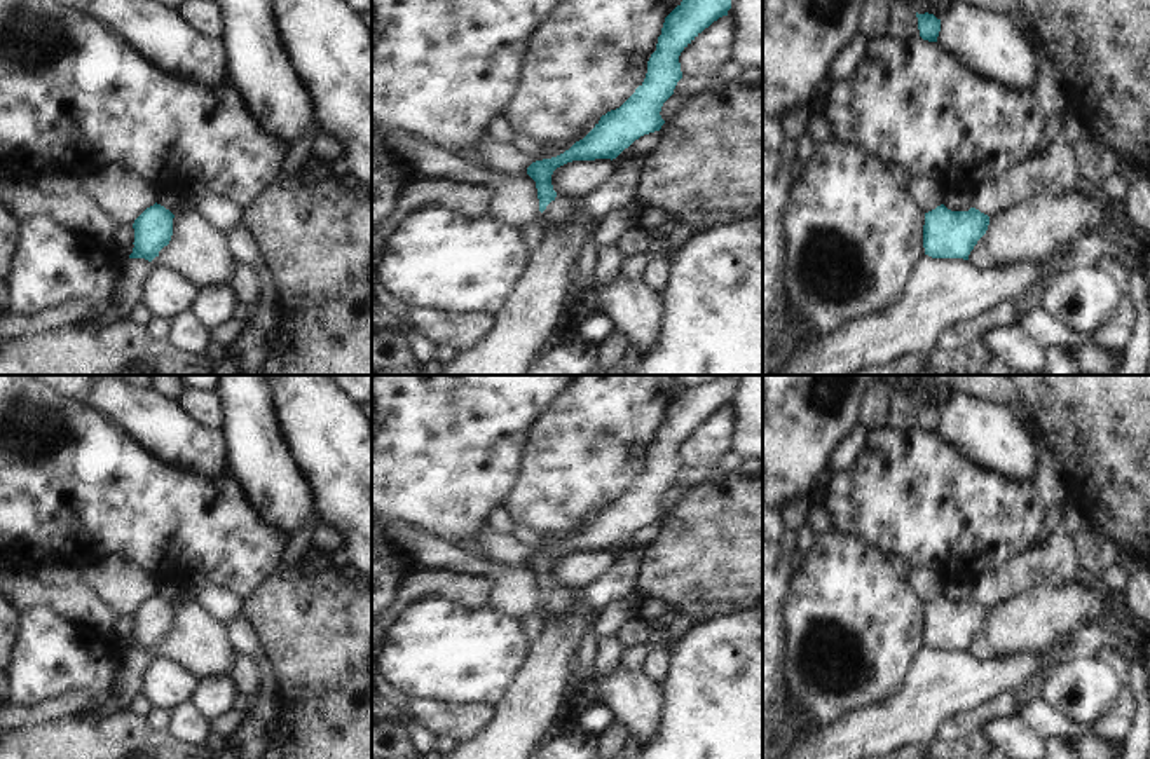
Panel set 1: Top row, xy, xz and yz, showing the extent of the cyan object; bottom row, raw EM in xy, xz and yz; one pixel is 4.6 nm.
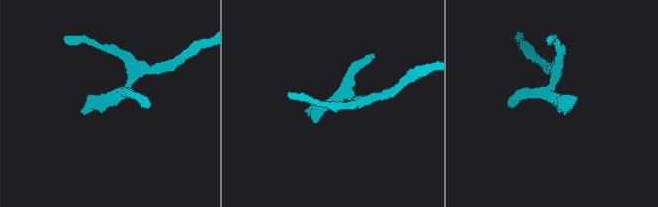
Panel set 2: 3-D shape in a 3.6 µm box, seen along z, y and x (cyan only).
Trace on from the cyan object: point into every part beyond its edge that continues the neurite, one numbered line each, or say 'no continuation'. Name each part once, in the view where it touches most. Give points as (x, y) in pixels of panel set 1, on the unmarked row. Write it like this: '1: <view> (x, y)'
no continuation

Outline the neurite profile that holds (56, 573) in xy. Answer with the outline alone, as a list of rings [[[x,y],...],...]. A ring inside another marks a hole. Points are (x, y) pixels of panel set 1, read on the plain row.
[[[51,560],[33,569],[31,574],[42,585],[68,586],[80,581],[84,567],[72,562]]]

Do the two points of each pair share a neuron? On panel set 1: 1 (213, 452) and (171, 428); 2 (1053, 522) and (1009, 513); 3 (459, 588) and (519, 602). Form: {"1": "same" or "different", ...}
{"1": "same", "2": "different", "3": "different"}

